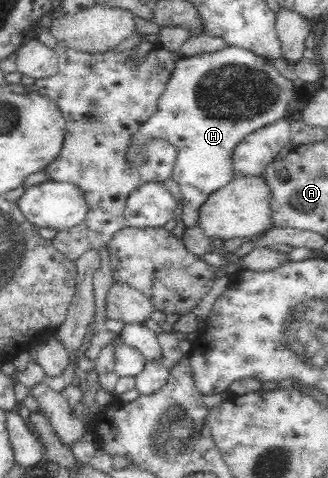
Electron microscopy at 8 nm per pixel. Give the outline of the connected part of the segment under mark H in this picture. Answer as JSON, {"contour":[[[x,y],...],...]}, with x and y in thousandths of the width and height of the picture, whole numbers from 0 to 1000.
{"contour":[[[695,96],[652,111],[616,111],[588,119],[558,119],[530,138],[512,165],[506,188],[482,207],[482,228],[463,236],[445,257],[393,287],[378,328],[393,349],[433,349],[445,303],[457,291],[506,291],[543,310],[527,377],[555,402],[552,460],[567,473],[595,473],[601,437],[643,404],[695,387],[726,370],[713,356],[713,312],[762,278],[835,257],[878,241],[878,215],[890,209],[890,169],[866,163],[829,130],[787,119],[732,98]]]}

